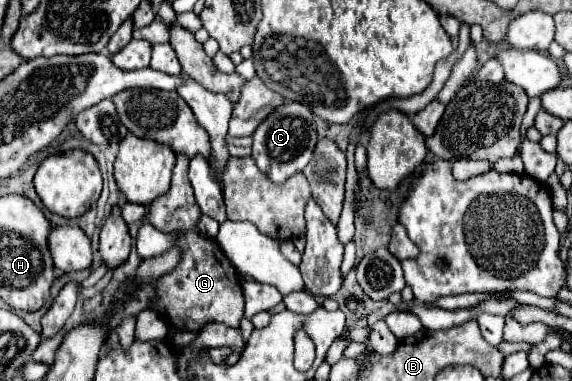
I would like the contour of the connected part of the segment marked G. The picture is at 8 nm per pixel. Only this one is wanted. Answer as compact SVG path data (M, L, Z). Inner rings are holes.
M177 154L171 188L167 194L155 198L149 204L149 222L161 232L175 234L175 248L181 250L179 264L155 280L155 304L149 304L149 308L161 318L169 318L169 326L181 332L199 332L207 322L213 320L231 328L239 328L239 322L244 317L245 300L237 270L231 266L231 262L227 262L227 256L223 250L219 250L217 242L203 236L197 228L201 210L195 202L191 182L187 180L187 166L189 158L185 154Z

